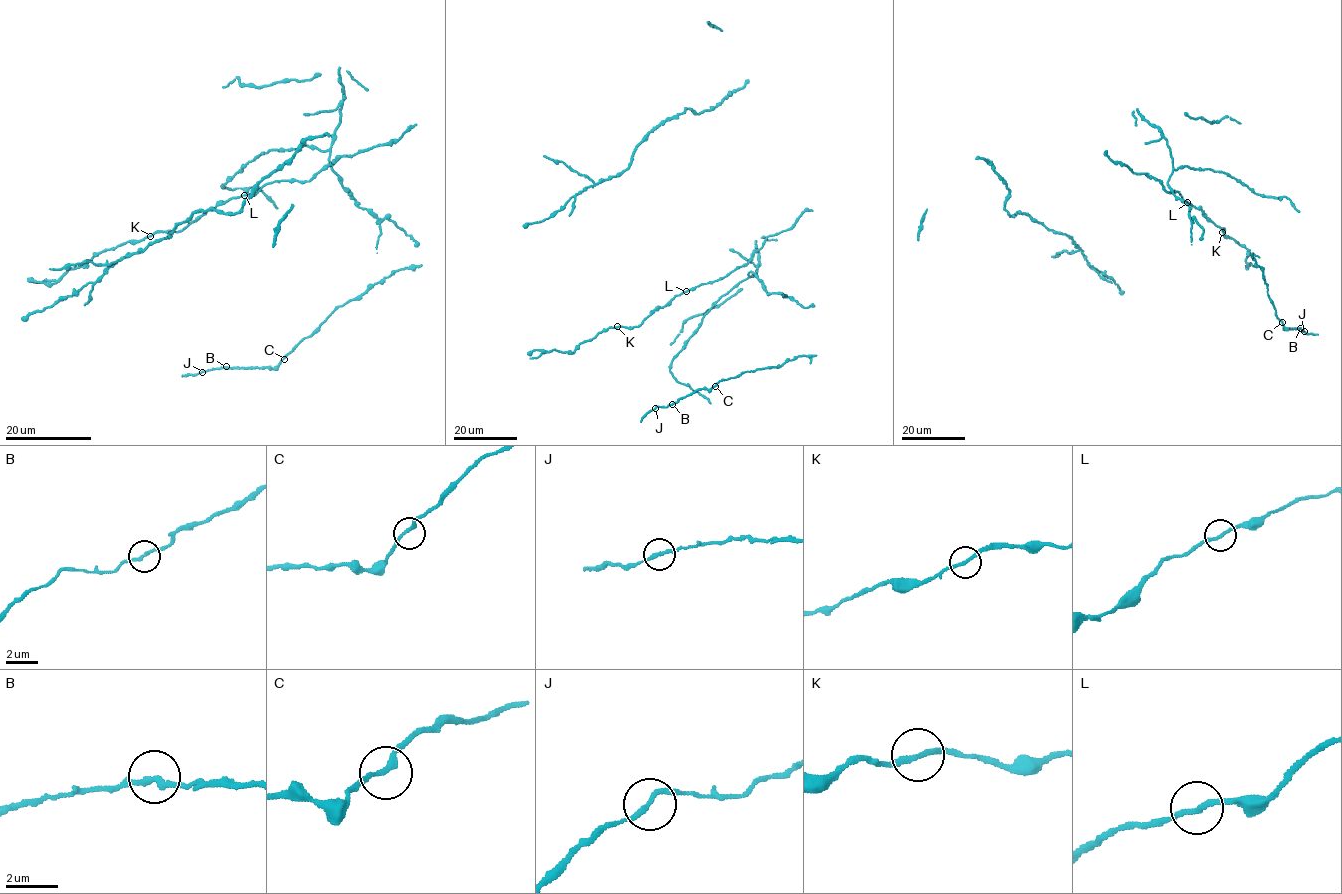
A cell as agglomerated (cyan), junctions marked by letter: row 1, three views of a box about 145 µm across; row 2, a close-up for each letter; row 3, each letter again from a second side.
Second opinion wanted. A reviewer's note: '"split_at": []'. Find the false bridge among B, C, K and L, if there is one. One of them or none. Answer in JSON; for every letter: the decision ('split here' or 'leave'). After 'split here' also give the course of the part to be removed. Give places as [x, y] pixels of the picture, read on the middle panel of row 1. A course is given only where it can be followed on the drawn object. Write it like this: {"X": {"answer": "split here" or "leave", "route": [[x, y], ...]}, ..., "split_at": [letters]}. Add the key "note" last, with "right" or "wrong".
{"B": {"answer": "split here", "route": [[673, 404], [656, 406], [640, 421]]}, "C": {"answer": "leave"}, "K": {"answer": "leave"}, "L": {"answer": "leave"}, "split_at": ["B"], "note": "wrong"}

